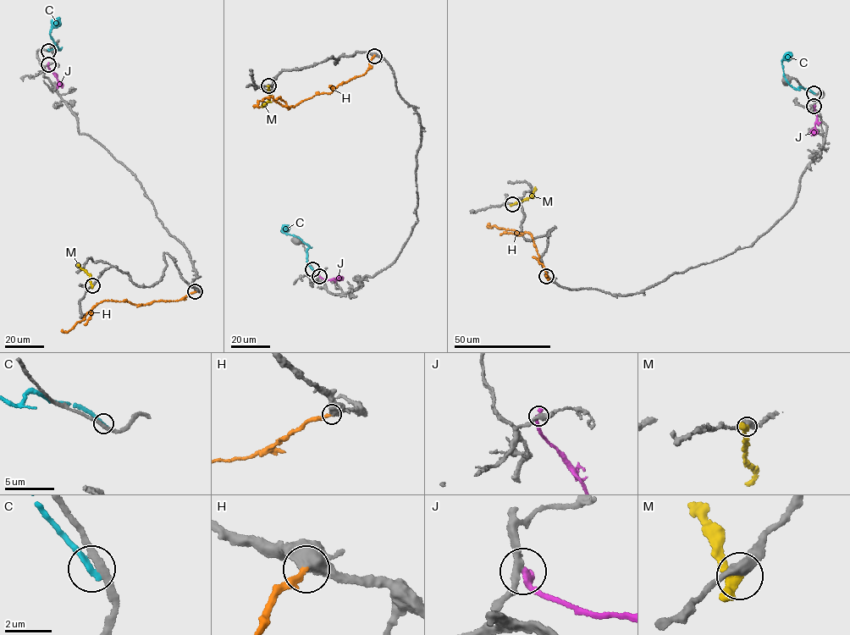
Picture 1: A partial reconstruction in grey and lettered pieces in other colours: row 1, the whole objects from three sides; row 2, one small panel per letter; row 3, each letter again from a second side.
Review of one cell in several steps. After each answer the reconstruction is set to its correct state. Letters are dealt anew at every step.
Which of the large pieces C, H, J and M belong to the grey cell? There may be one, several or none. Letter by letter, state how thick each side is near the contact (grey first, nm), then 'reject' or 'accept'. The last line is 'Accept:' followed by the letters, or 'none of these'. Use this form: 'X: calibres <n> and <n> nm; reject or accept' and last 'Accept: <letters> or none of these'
C: calibres 280 and 300 nm; reject
H: calibres 750 and 260 nm; accept
J: calibres 300 and 240 nm; reject
M: calibres 440 and 360 nm; reject
Accept: H

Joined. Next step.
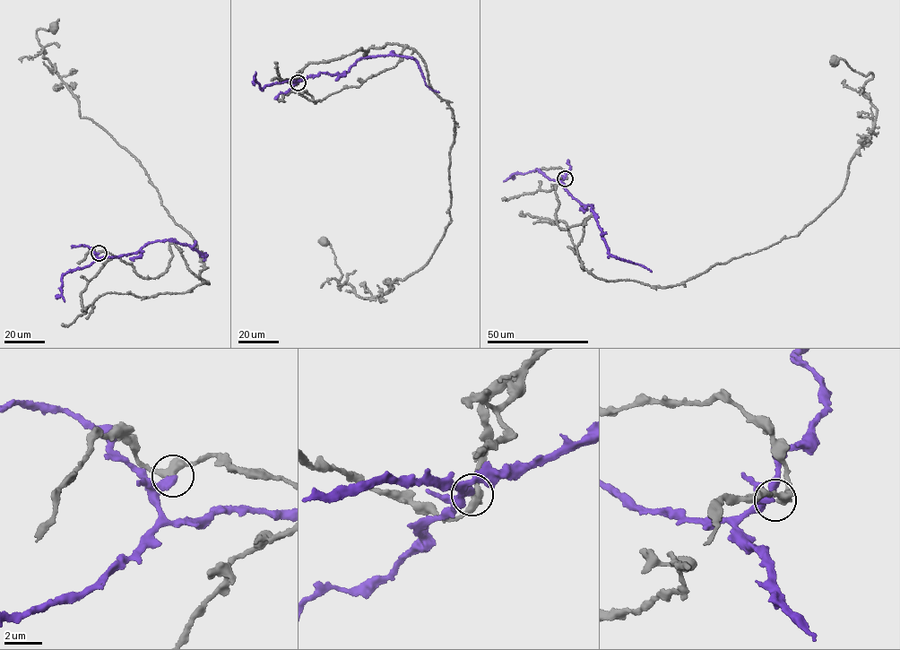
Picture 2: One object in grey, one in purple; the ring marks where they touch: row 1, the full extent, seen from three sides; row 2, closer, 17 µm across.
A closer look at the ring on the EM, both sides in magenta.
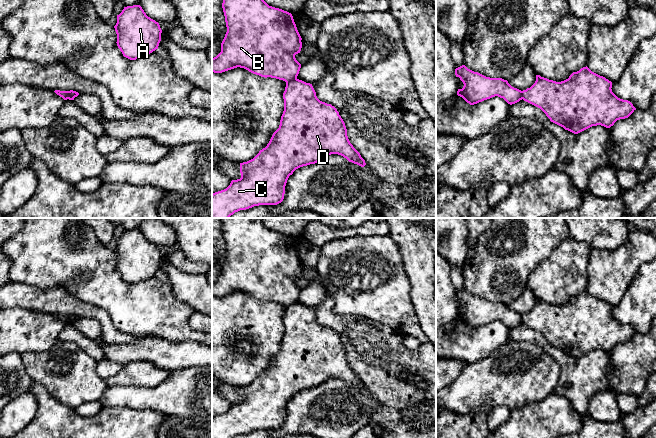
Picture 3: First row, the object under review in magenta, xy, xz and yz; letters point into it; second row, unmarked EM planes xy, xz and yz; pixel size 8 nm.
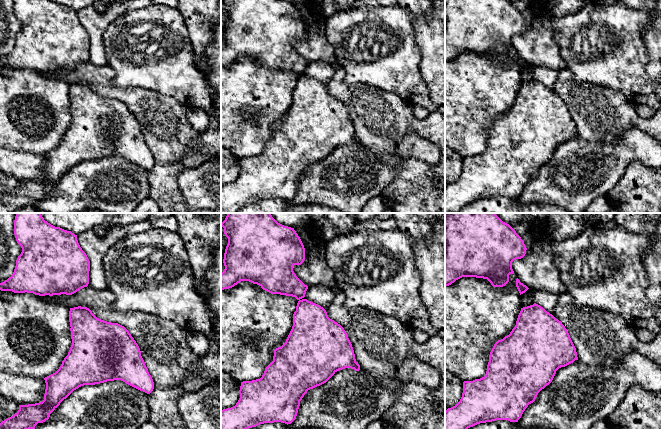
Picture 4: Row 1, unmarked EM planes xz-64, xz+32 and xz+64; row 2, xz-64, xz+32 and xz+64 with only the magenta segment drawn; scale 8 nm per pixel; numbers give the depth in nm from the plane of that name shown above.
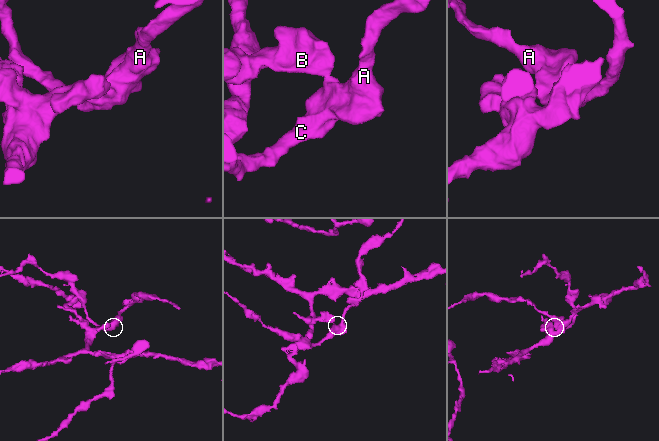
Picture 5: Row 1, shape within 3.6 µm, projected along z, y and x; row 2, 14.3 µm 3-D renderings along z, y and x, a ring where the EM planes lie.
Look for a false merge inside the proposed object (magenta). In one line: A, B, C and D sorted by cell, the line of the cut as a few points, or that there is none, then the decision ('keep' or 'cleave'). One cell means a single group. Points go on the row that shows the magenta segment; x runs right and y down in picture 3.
groups A C D / B; cut xz (296, 78), (286, 83); cleave

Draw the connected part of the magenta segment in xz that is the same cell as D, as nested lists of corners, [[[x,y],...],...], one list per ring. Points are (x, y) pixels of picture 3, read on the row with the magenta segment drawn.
[[[295,79],[286,83],[283,93],[284,111],[279,128],[273,133],[265,148],[251,160],[240,163],[241,178],[232,180],[230,185],[212,194],[212,218],[229,218],[235,212],[259,205],[277,205],[284,199],[287,180],[293,172],[303,166],[315,164],[331,154],[338,154],[349,162],[361,167],[366,165],[360,153],[353,147],[347,136],[345,123],[337,109],[331,104],[320,101],[310,83]]]

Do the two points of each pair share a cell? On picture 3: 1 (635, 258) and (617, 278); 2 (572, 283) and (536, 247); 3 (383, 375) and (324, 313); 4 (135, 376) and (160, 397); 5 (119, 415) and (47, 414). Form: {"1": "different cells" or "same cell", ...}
{"1": "same cell", "2": "different cells", "3": "same cell", "4": "different cells", "5": "same cell"}

